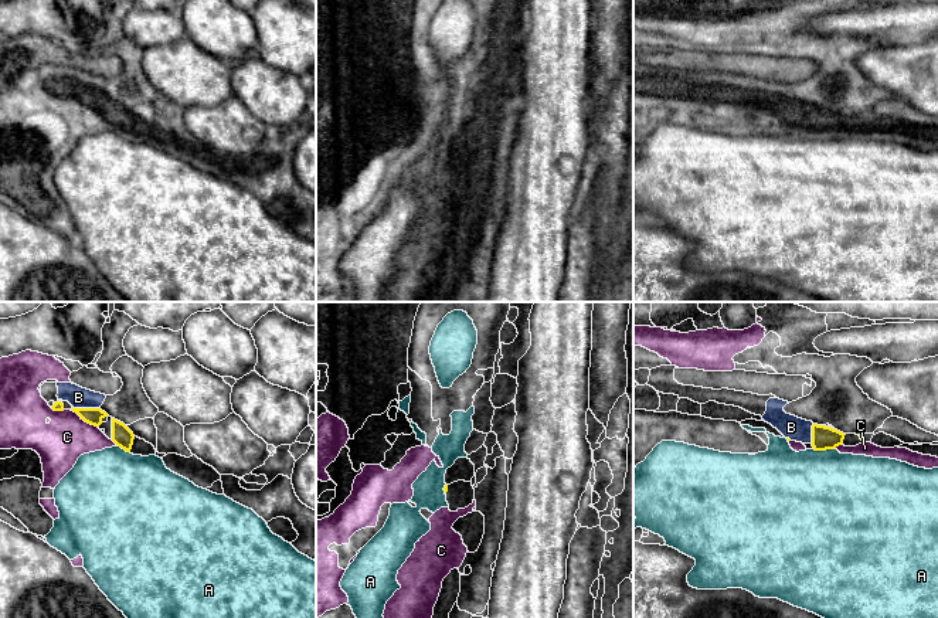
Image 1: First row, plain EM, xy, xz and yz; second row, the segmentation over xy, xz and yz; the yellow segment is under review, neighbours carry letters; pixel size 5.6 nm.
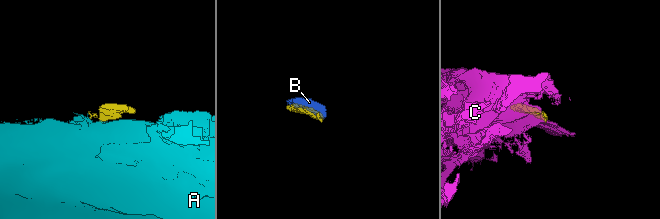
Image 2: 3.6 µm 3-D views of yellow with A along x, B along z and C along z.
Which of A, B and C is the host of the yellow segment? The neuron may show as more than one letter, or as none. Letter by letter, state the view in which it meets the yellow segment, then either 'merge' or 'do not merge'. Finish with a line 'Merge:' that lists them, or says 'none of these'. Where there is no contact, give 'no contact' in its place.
A: contact in yz; do not merge
B: contact in xy; merge
C: contact in xy; do not merge
Merge: B

